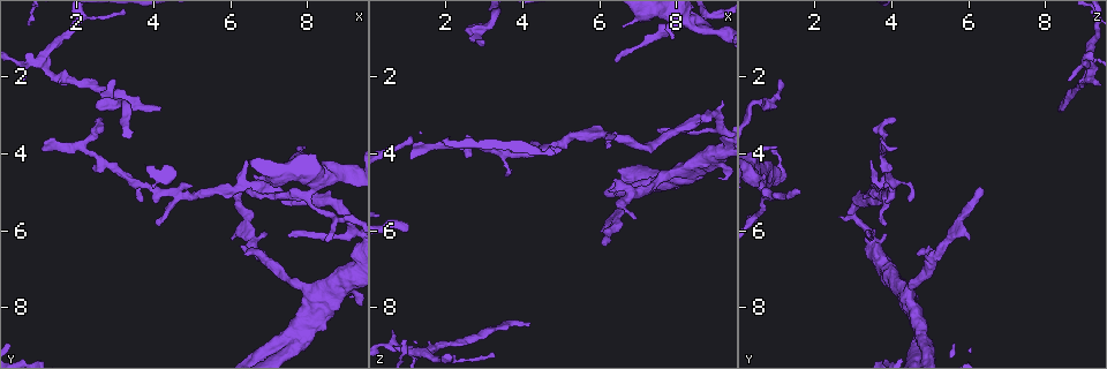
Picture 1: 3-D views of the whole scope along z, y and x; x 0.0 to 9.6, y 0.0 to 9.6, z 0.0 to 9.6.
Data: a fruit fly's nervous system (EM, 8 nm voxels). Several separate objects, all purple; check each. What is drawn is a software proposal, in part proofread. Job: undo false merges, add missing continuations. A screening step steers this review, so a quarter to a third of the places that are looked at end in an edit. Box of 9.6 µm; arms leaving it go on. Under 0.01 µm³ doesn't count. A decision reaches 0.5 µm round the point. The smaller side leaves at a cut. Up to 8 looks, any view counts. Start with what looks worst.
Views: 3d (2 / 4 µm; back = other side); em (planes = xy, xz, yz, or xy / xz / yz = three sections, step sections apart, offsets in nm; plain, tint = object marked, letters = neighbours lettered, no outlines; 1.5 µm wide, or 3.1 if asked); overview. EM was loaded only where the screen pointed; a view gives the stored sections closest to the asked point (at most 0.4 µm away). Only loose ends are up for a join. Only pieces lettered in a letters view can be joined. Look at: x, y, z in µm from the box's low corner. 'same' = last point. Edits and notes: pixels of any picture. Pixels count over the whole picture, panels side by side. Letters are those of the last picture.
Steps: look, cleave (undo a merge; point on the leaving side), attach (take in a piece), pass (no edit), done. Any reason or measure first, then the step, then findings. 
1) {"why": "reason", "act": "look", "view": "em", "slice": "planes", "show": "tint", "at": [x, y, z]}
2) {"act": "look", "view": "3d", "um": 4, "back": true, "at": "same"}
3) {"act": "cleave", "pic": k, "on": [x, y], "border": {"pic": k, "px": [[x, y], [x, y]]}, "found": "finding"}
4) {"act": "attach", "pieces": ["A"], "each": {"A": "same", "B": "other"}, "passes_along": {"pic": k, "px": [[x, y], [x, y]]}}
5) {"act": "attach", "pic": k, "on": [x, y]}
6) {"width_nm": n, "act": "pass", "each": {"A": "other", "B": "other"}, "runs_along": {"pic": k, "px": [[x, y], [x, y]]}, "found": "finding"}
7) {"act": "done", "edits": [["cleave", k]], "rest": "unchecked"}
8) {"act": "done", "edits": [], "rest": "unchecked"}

{"why": "long arm stops here", "act": "look", "view": "em", "slice": "xz", "step": 4, "show": "letters", "at": [4.20, 2.95, 8.45]}

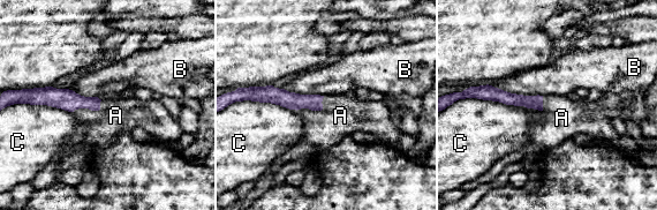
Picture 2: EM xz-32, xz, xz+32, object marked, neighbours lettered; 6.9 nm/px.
{"act": "look", "view": "em", "slice": "planes", "show": "letters", "at": "same"}

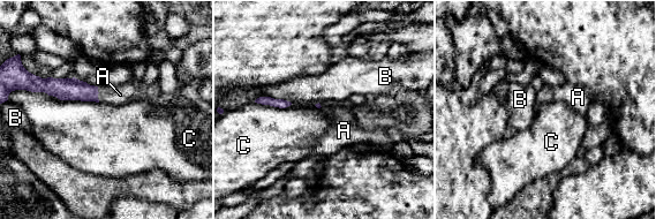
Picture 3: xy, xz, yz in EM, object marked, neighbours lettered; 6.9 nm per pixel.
{"act": "attach", "pieces": ["A"], "each": {"A": "same", "B": "other", "C": "other"}, "passes_along": {"pic": 3, "px": [[65, 89], [97, 95], [120, 95]]}, "found": "it goes on there"}

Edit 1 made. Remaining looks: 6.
{"act": "look", "view": "em", "slice": "planes", "show": "letters", "at": [6.00, 4.90, 6.30]}

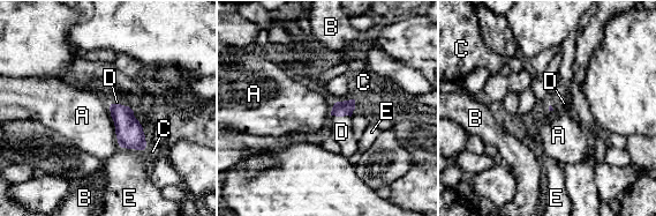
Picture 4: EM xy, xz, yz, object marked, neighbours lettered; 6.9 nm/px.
{"act": "attach", "pieces": ["D"], "each": {"A": "other", "B": "other", "C": "other", "D": "same", "E": "other"}, "passes_along": {"pic": 4, "px": [[340, 109], [341, 116], [341, 132]]}, "found": "it goes on there"}

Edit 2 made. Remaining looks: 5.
{"act": "look", "view": "overview"}

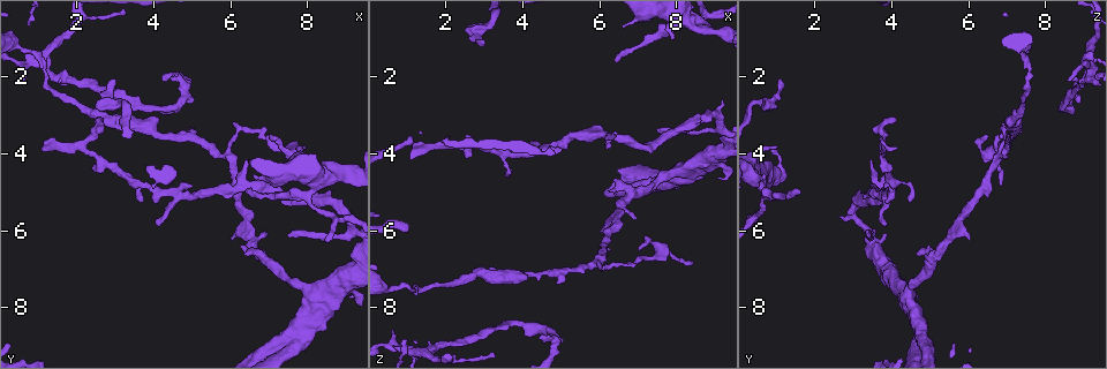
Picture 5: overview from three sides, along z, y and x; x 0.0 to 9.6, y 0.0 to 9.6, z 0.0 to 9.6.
{"act": "look", "view": "3d", "um": 2, "back": true, "at": [3.00, 2.15, 1.10]}

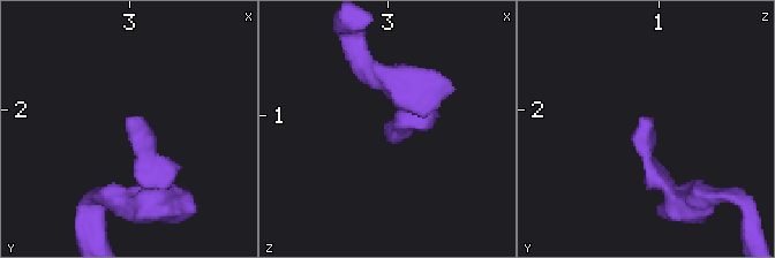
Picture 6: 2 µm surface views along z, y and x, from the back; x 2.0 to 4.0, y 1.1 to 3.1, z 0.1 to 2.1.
{"why": "need the tissue", "act": "look", "view": "em", "slice": "yz", "step": 8, "show": "tint", "at": [3.00, 2.08, 1.08]}

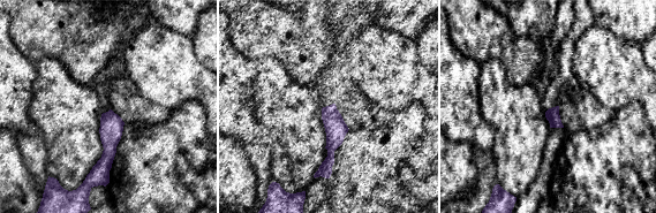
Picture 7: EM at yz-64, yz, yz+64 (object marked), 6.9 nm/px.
{"why": "cut it another way", "act": "look", "view": "em", "slice": "planes", "show": "letters", "at": "same"}

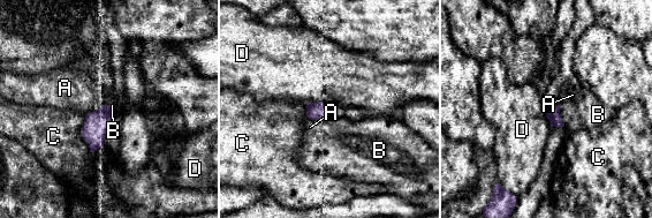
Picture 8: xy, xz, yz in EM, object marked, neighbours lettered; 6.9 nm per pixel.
{"act": "pass", "each": {"A": "other", "B": "other", "C": "other", "D": "other"}, "border": {"pic": 8, "px": [[305, 103], [327, 102], [333, 105]]}, "found": "no lettered piece goes on from it"}

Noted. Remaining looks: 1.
{"act": "done", "edits": [["attach", 3], ["attach", 4]], "rest": "unchecked"}

